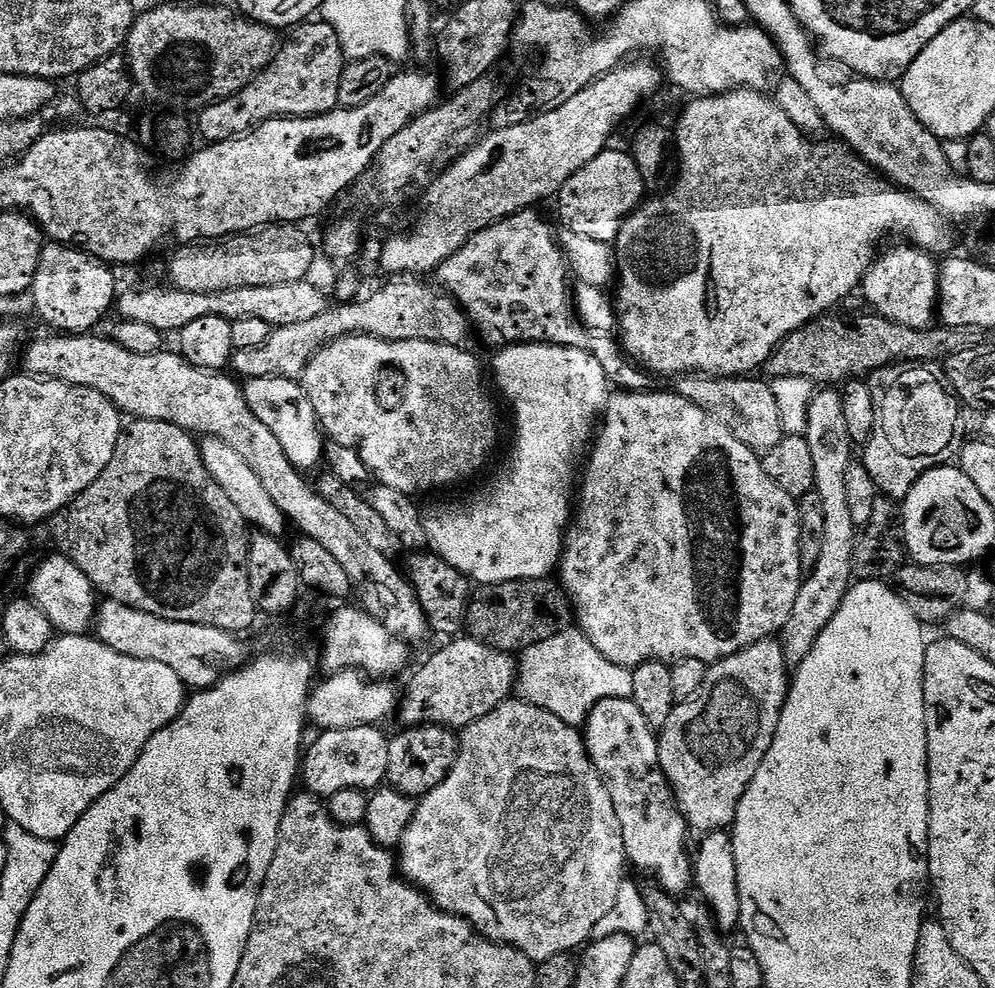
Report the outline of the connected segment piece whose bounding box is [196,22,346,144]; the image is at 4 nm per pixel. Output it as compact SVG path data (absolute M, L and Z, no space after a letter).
M305 22L276 49L276 57L238 94L219 100L198 113L196 128L208 144L233 140L268 120L293 116L321 116L338 107L338 82L342 82L346 59L338 36L325 22Z

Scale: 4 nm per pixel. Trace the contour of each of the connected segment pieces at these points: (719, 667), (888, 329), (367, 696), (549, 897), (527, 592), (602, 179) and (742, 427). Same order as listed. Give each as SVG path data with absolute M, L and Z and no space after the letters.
M776 638L743 648L738 655L717 660L709 668L712 669L705 674L696 692L677 703L670 718L658 732L660 771L667 776L689 829L699 834L715 834L727 829L736 819L742 794L746 794L754 774L758 774L758 766L762 766L774 742L790 687L790 665L784 657L783 643Z
M832 314L811 320L804 328L791 332L772 351L766 372L772 376L810 380L820 386L836 386L853 378L867 378L872 372L897 362L943 361L964 348L974 348L978 344L978 340L972 337L975 335L965 334L954 328L911 328L895 324L884 316L867 315L858 317L853 324L843 324L842 321L835 320L835 315Z
M349 670L329 675L320 685L311 689L308 698L306 716L309 721L317 724L320 730L342 730L354 726L376 726L398 708L398 692L391 688L391 683L377 682L365 678L359 671Z
M509 698L503 704L490 710L486 718L469 724L458 736L456 761L446 774L446 778L434 790L419 797L416 812L410 826L398 845L398 868L415 887L423 890L439 907L464 917L471 922L489 940L519 948L534 962L546 961L556 955L572 954L593 939L596 927L603 925L608 916L617 907L620 896L620 883L624 880L626 853L624 839L605 781L601 779L588 755L588 746L583 735L575 727L562 722L554 714L542 710L533 704L526 704L519 698Z
M552 578L486 584L479 591L468 601L467 635L500 652L523 653L525 648L554 638L554 634L564 631L574 620L567 592Z
M605 150L598 154L598 158L594 158L594 162L586 162L586 166L582 166L578 174L571 176L558 193L563 227L603 244L615 241L618 230L624 225L624 219L640 207L646 196L646 179L639 172L631 155L627 151L612 151Z
M683 377L676 386L677 393L684 396L692 404L701 405L706 410L716 408L730 408L729 427L747 448L758 454L763 454L773 449L783 437L783 428L779 412L779 397L771 388L755 377Z

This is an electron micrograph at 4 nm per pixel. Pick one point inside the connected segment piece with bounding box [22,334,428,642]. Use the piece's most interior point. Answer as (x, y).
(163, 386)

